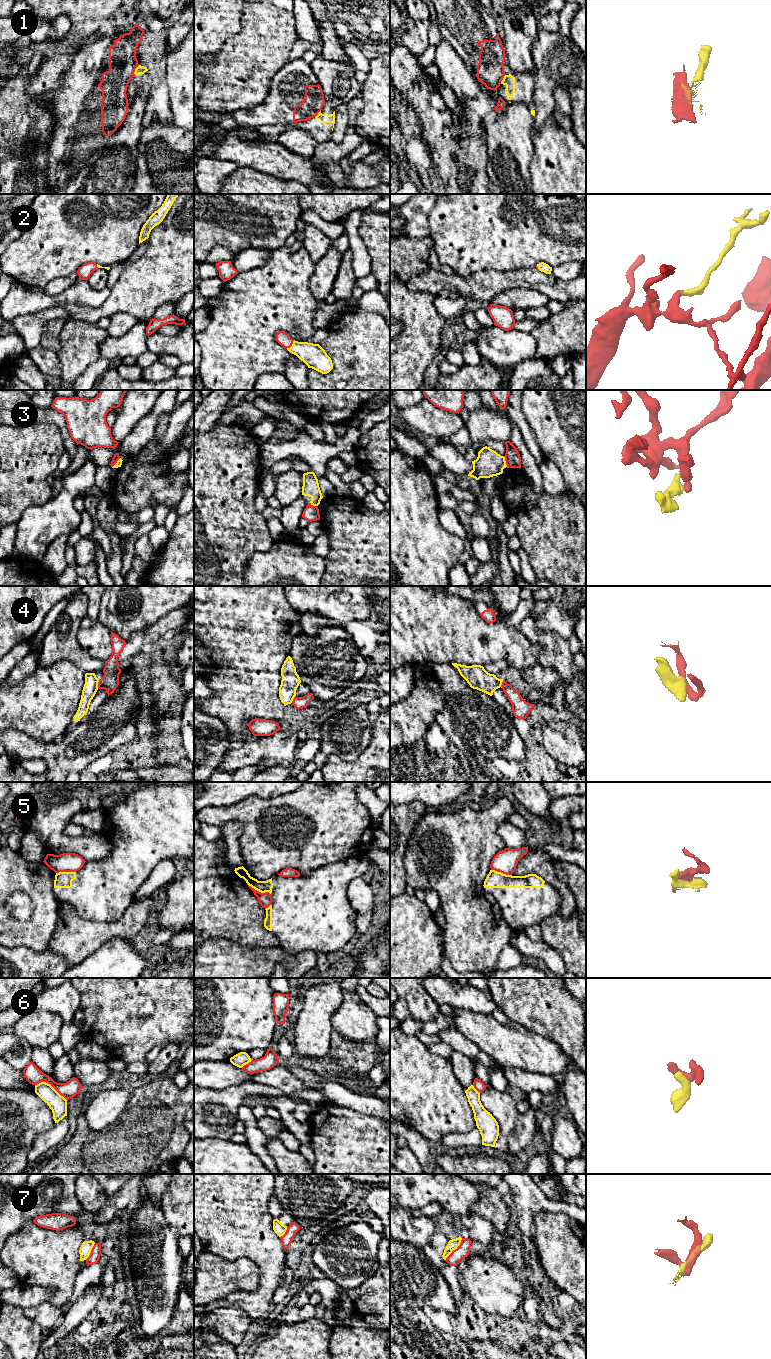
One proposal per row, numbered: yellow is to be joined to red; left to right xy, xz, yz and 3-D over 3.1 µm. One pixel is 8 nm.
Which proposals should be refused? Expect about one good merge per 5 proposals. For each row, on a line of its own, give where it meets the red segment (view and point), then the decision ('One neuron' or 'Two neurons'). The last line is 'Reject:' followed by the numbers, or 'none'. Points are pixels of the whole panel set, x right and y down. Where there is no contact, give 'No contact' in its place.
1: Touches red at xy (134, 70). Two neurons
2: Touches red at xz (291, 345). One neuron
3: Touches red at yz (505, 460). Two neurons
4: Touches red at xy (98, 684). Two neurons
5: Touches red at xz (258, 891). Two neurons
6: Touches red at xy (51, 1085). Two neurons
7: Touches red at yz (455, 1249). Two neurons
Reject: 1, 3, 4, 5, 6, 7

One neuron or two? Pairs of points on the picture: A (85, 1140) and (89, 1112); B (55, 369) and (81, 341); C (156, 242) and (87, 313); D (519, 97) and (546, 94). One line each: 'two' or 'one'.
A: two
B: two
C: one
D: two

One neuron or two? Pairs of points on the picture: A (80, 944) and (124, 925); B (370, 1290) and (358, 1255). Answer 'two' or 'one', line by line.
A: one
B: two

